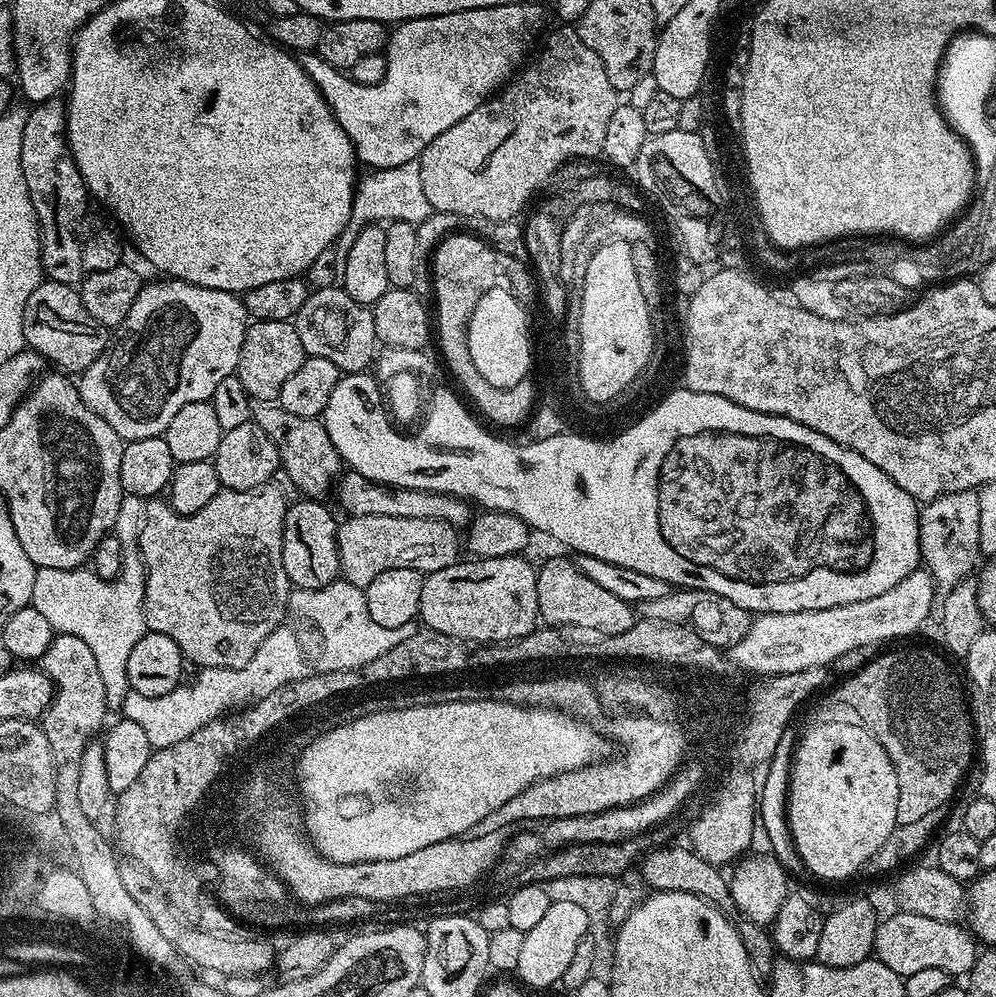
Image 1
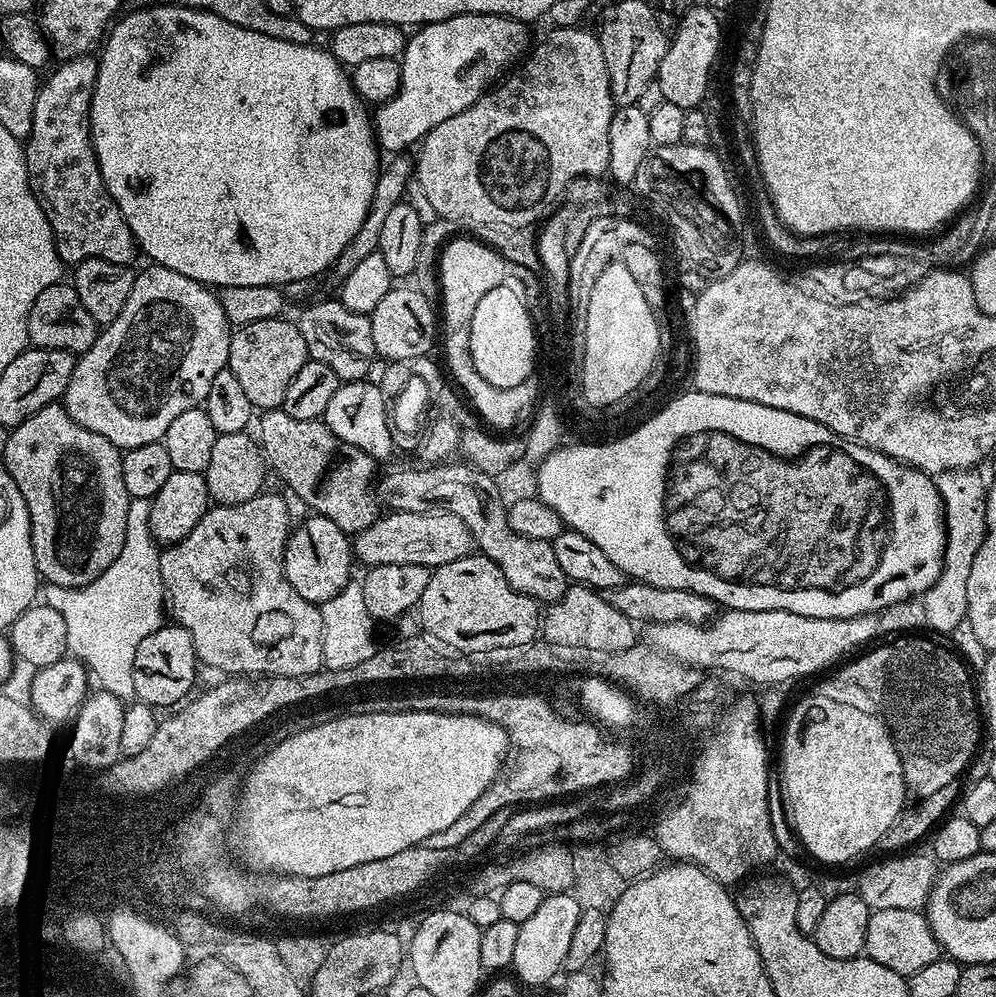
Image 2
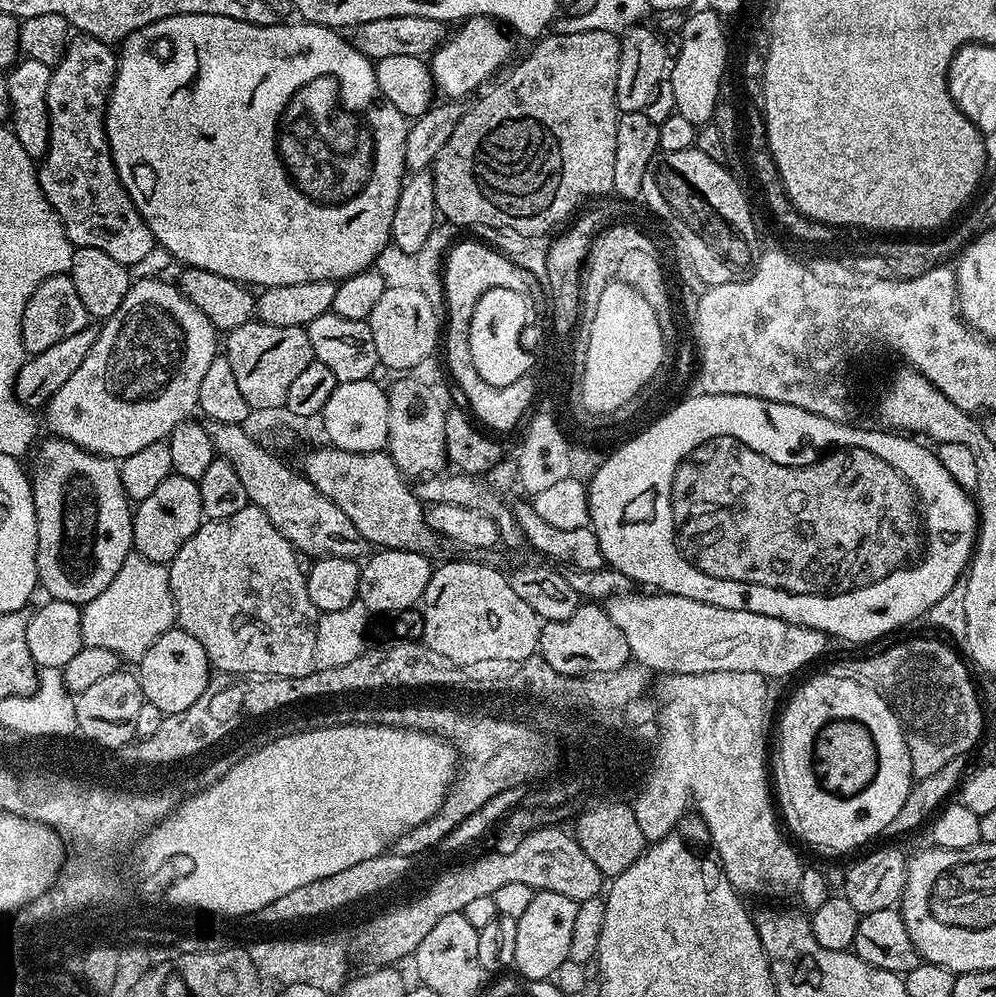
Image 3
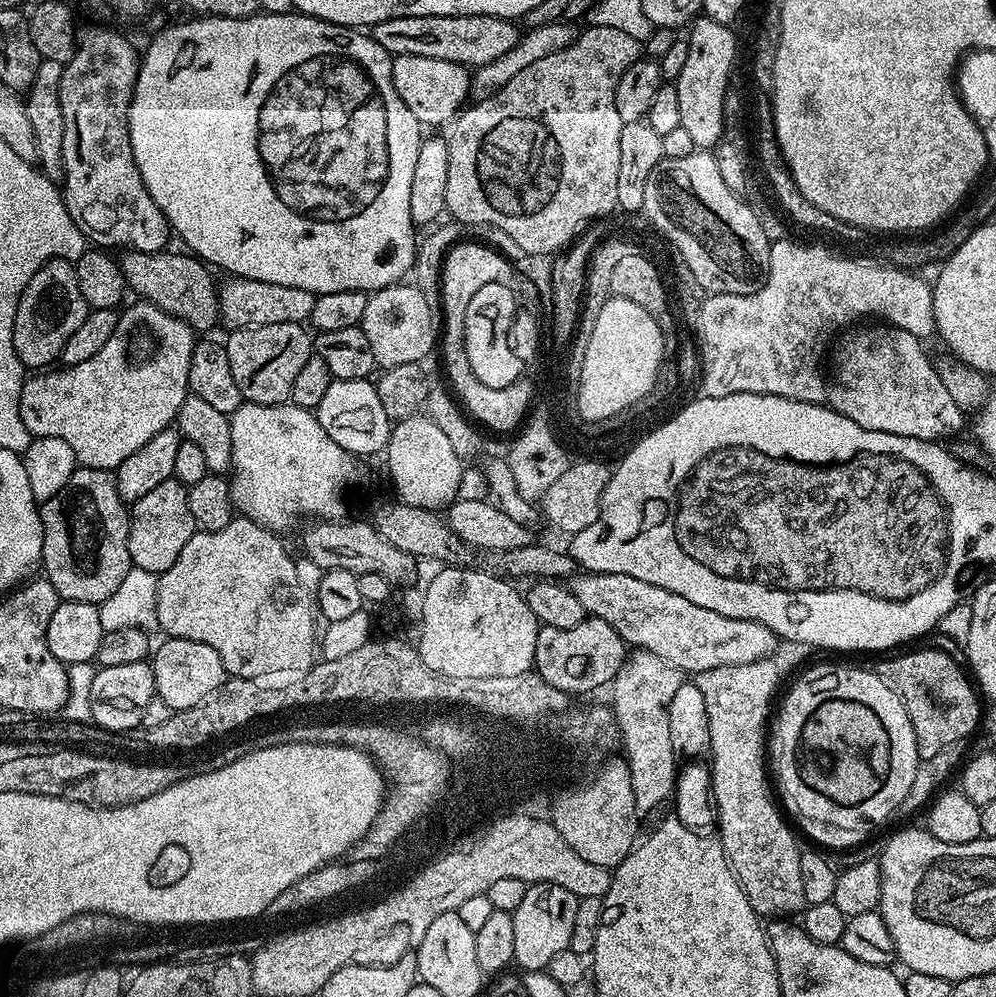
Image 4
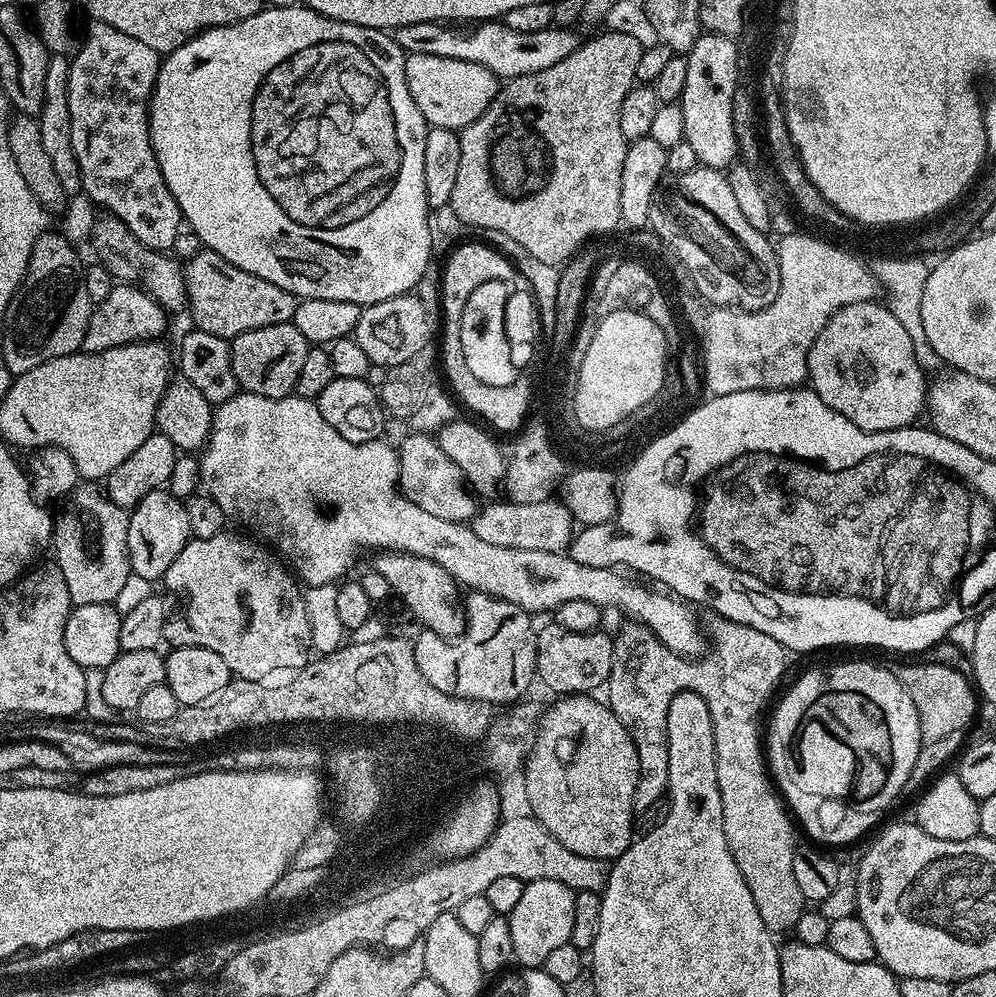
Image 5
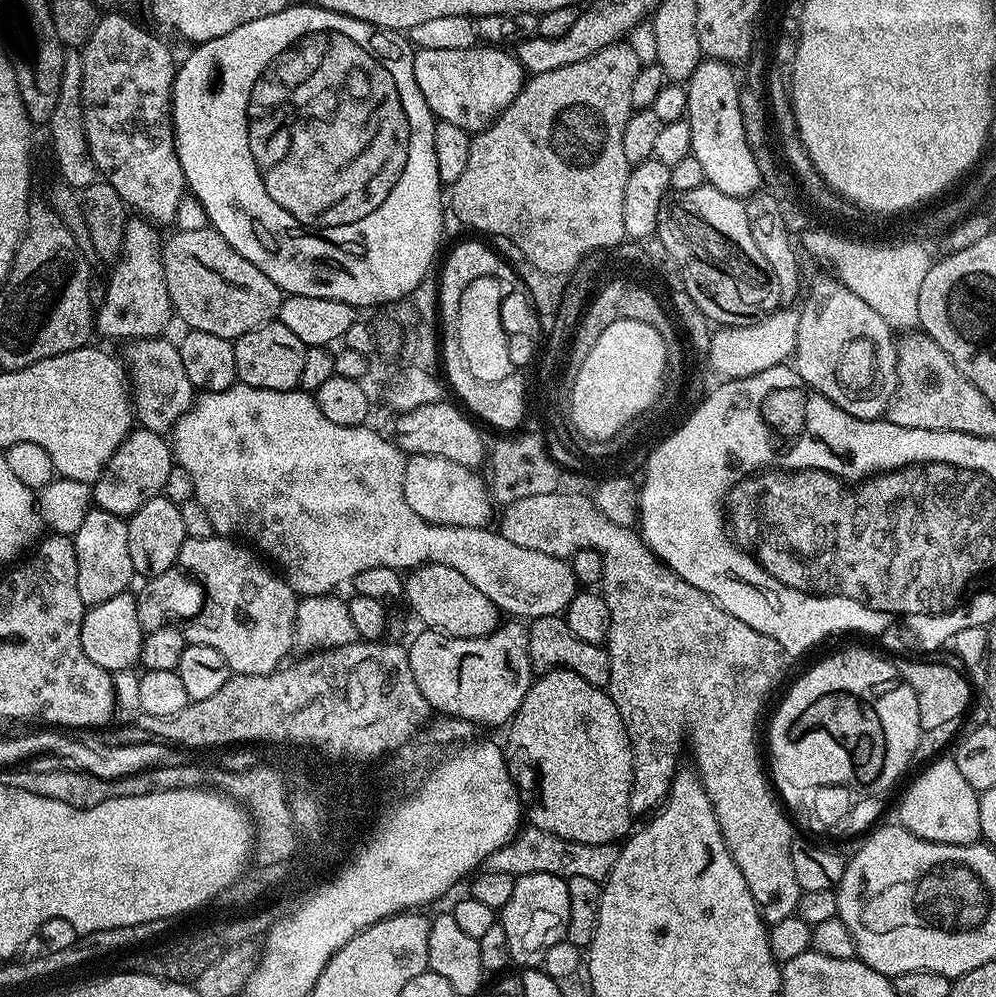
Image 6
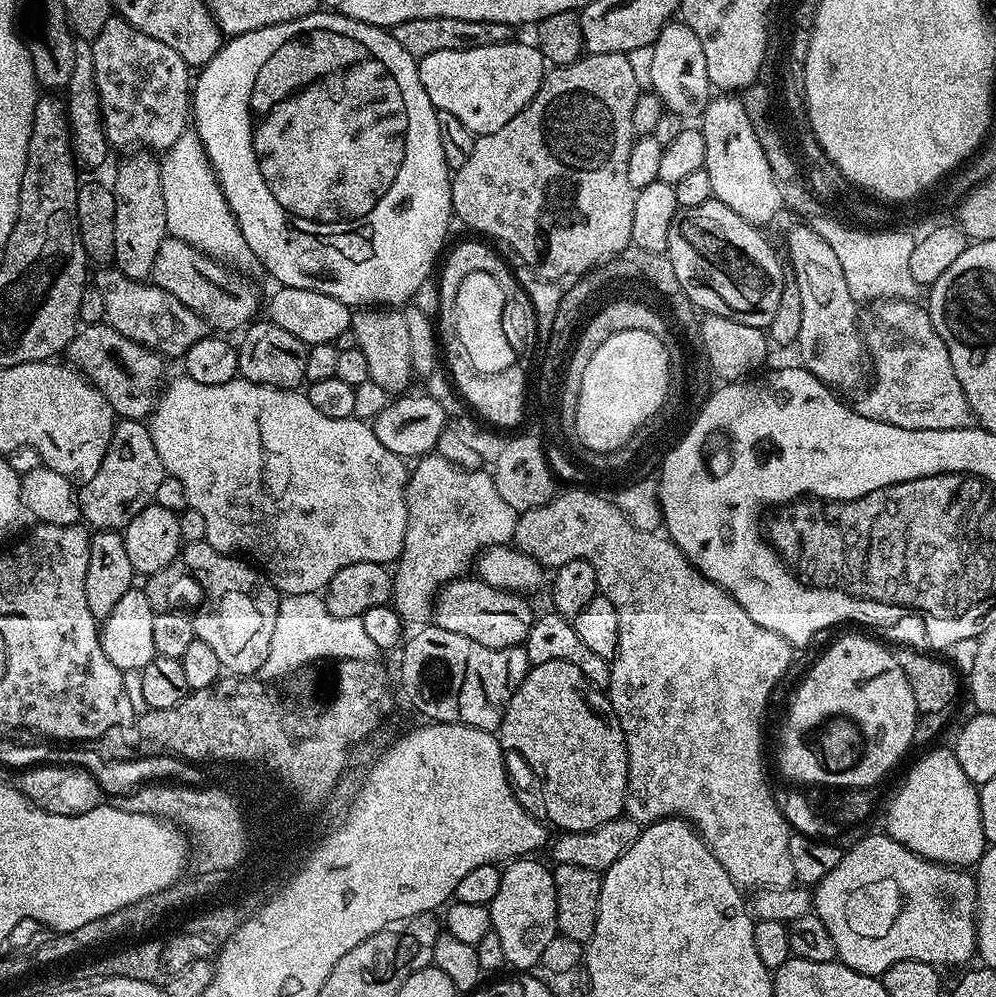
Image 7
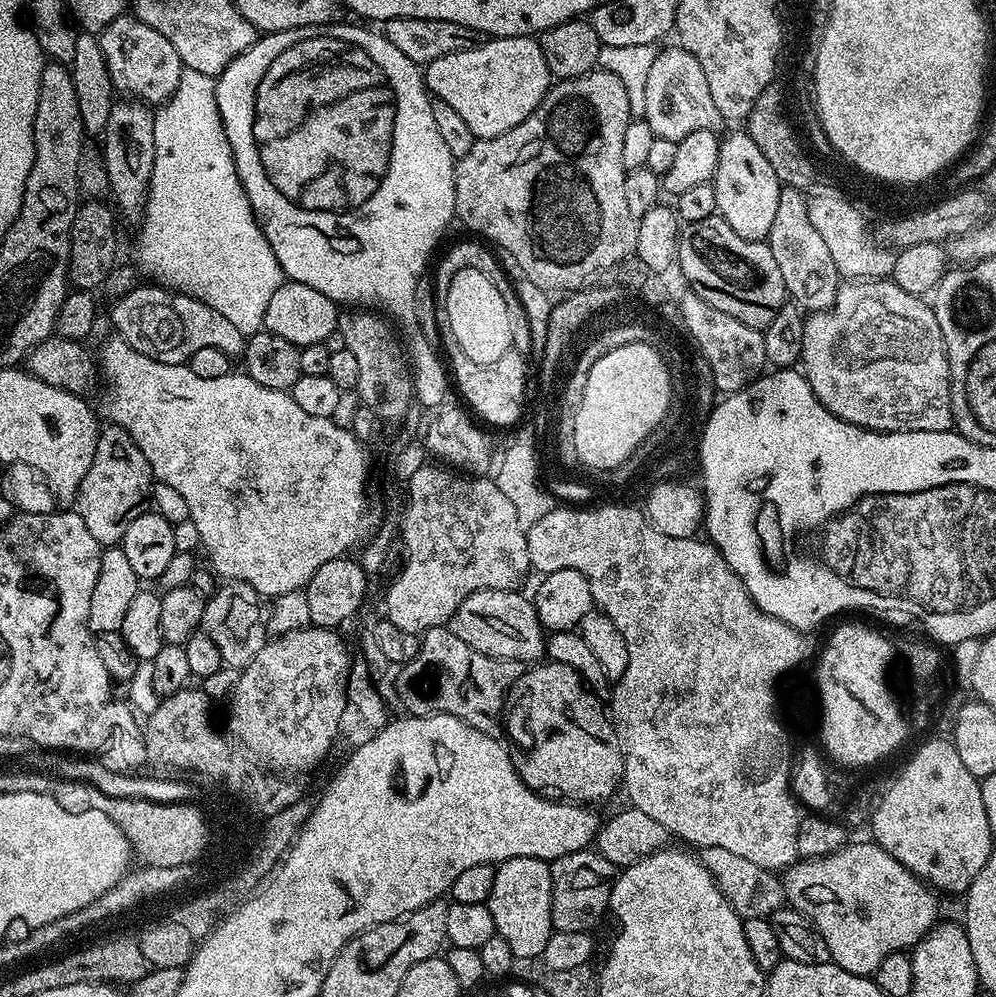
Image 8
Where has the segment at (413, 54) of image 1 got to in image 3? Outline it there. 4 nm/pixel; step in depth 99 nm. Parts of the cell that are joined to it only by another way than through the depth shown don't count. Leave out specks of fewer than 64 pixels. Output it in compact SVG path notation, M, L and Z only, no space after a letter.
M473 16L457 28L460 29L453 36L451 33L430 57L433 85L444 98L468 98L512 56L513 37L497 21L487 16Z

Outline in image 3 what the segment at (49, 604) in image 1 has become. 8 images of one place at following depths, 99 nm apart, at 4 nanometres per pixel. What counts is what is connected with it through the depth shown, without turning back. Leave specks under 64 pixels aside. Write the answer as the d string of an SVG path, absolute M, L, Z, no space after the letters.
M139 554L128 556L114 582L110 582L110 586L106 586L98 598L83 605L80 617L85 645L105 647L125 661L139 661L145 650L154 646L158 637L169 632L176 624L168 565L150 562Z

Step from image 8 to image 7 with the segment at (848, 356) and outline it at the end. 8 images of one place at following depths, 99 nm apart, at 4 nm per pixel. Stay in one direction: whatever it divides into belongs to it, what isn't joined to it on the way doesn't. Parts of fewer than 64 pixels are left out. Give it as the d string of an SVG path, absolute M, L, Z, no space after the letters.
M885 299L877 303L876 317L872 320L872 340L870 336L870 368L876 371L876 381L872 389L861 398L858 411L874 422L886 422L890 426L902 426L906 430L958 430L967 428L974 417L966 402L962 382L954 374L950 354L934 330L928 316L927 307L918 306L911 300Z

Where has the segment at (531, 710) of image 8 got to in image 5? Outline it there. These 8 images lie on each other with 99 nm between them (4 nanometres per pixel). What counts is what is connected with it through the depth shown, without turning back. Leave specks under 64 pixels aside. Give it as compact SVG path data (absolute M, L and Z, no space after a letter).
M564 694L557 704L543 709L540 723L534 728L536 740L531 741L531 772L528 772L528 789L531 791L532 817L566 850L583 854L585 858L598 858L614 862L631 845L634 839L634 790L638 786L640 767L638 750L622 722L612 713L607 703L596 701L592 694Z

